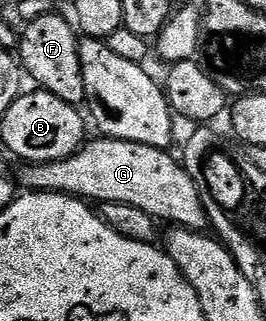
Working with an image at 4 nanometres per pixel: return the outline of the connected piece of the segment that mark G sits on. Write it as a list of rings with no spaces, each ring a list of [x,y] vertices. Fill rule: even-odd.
[[[90,138],[71,157],[26,166],[20,182],[25,182],[26,188],[35,191],[74,195],[76,199],[92,201],[97,205],[111,201],[135,205],[135,209],[143,209],[143,213],[154,219],[166,219],[173,223],[169,225],[176,225],[181,229],[204,232],[209,227],[209,219],[205,216],[203,201],[199,197],[195,181],[178,160],[176,163],[169,156],[168,150],[131,141],[96,138]]]

